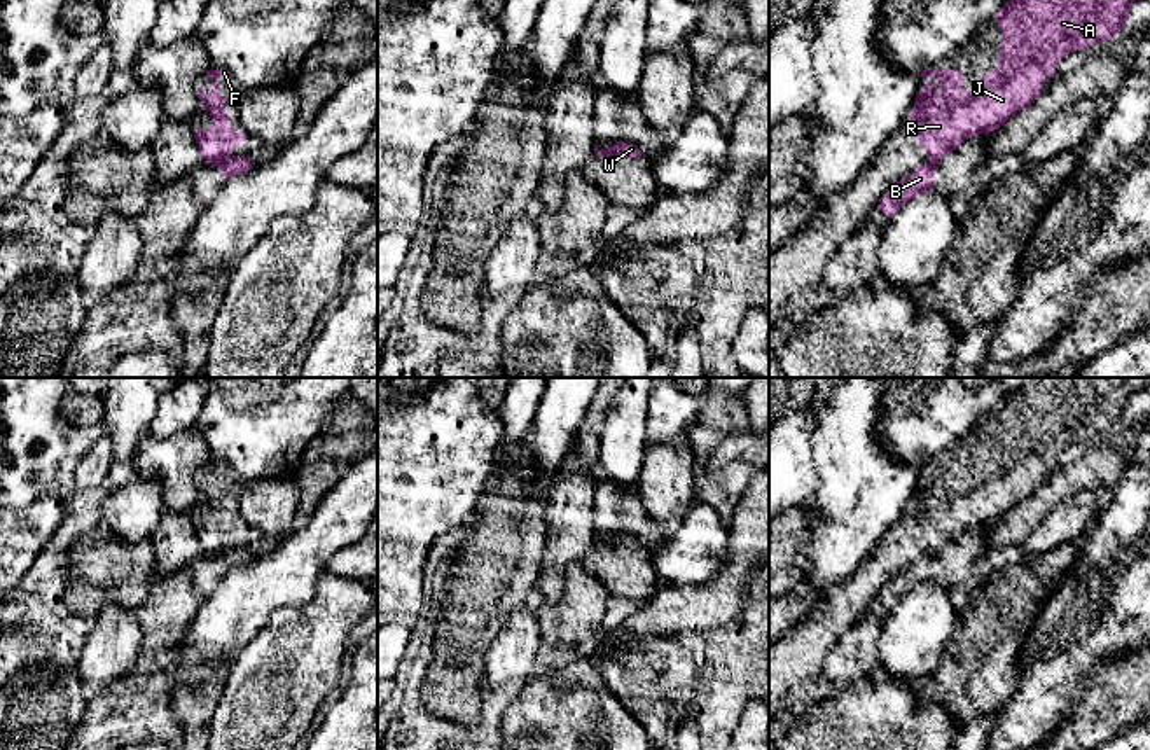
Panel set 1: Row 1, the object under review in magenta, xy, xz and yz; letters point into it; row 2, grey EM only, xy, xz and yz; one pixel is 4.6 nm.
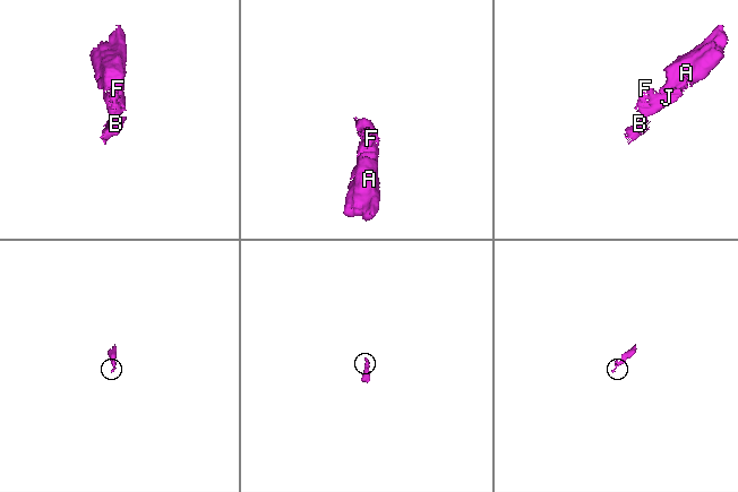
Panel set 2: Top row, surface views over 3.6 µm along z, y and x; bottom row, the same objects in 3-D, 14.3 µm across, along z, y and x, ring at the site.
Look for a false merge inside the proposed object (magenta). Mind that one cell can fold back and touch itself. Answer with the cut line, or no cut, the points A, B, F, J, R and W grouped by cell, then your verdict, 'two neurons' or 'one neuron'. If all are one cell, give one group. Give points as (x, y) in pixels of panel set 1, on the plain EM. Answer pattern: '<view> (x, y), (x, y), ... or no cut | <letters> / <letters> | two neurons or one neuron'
xy (229, 548), (219, 553), (205, 553) | A F J R / B W | two neurons

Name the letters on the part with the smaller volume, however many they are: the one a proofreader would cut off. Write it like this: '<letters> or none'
B, W

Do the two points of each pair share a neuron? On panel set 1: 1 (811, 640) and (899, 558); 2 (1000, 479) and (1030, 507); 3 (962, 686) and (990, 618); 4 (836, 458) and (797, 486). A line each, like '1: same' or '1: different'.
1: same
2: different
3: same
4: different

